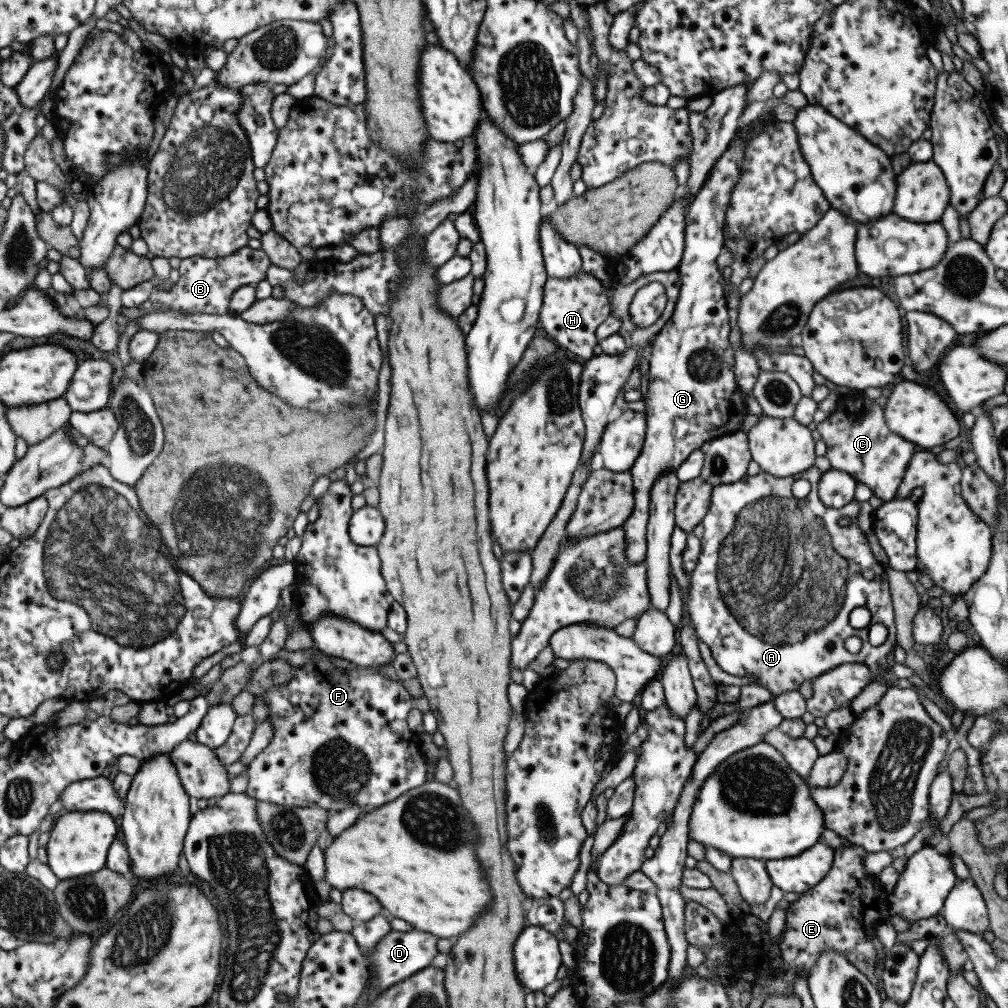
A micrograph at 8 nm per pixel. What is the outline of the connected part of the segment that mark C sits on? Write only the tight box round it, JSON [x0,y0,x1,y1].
[815,392,918,501]

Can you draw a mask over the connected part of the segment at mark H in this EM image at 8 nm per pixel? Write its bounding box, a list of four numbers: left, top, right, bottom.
[539,270,612,359]

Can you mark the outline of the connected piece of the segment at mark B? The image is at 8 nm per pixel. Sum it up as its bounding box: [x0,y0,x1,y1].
[149,246,271,314]

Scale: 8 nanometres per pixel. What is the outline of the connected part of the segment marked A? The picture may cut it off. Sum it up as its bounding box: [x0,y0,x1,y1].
[686,466,898,696]

